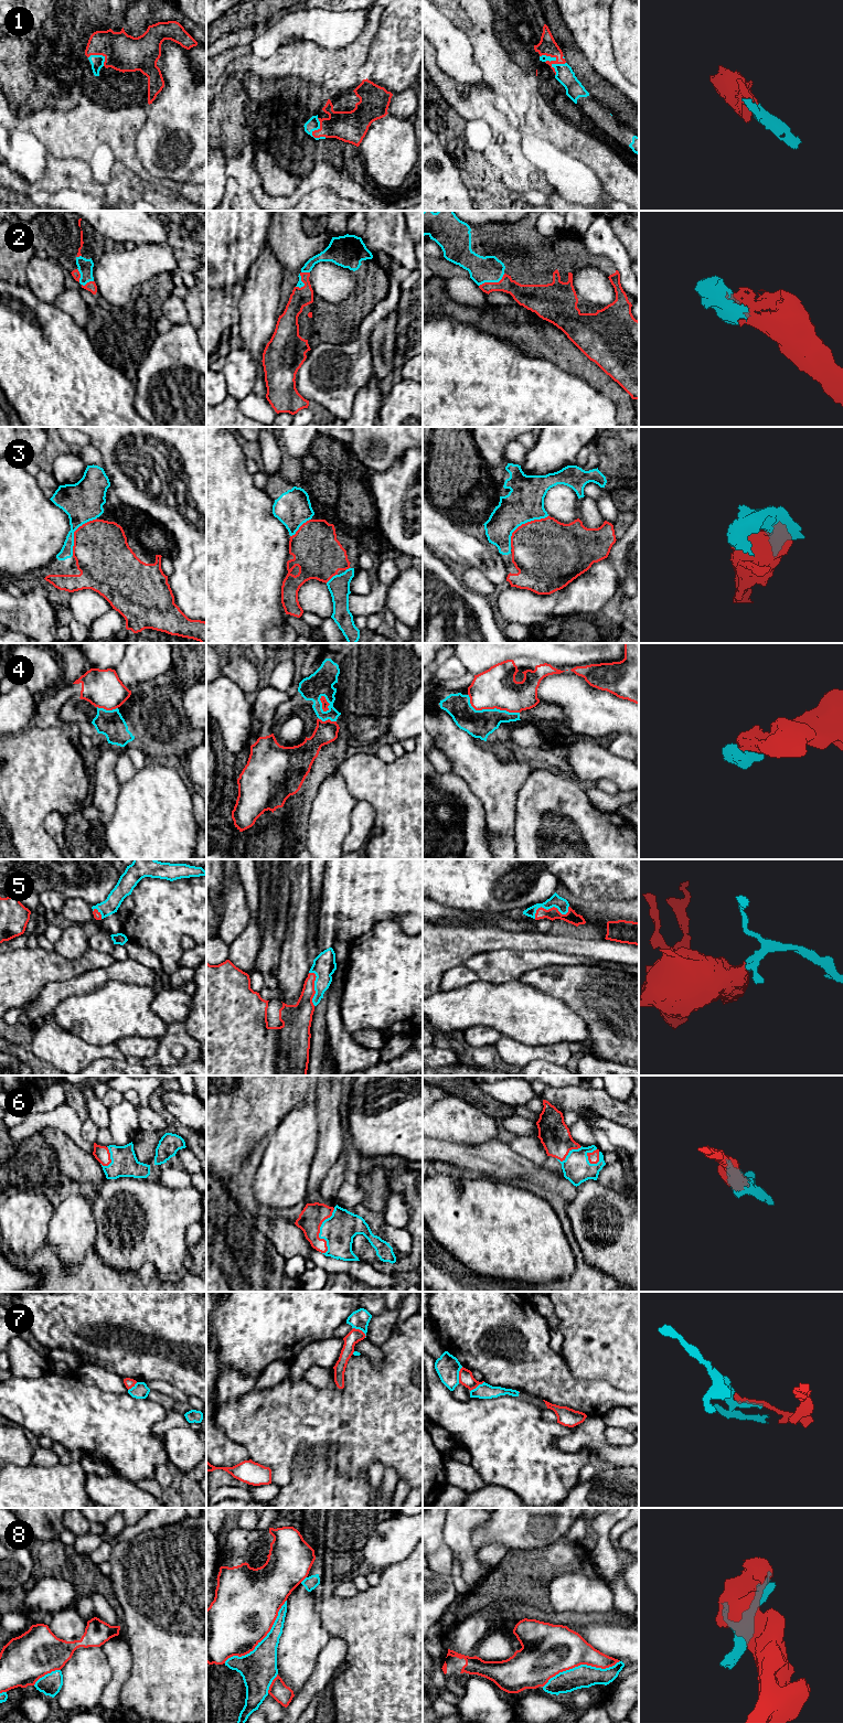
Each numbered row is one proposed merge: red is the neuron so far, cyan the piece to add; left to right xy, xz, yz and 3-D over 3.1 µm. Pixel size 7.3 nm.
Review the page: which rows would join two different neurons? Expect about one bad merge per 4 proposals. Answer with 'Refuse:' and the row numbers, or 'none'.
Refuse: 4, 7, 8

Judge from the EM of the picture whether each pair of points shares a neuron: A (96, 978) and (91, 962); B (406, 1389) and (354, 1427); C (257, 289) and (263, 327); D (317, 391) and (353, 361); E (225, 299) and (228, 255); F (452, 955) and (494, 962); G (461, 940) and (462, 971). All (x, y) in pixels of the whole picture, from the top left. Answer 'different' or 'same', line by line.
A: different
B: same
C: same
D: same
E: different
F: different
G: different

